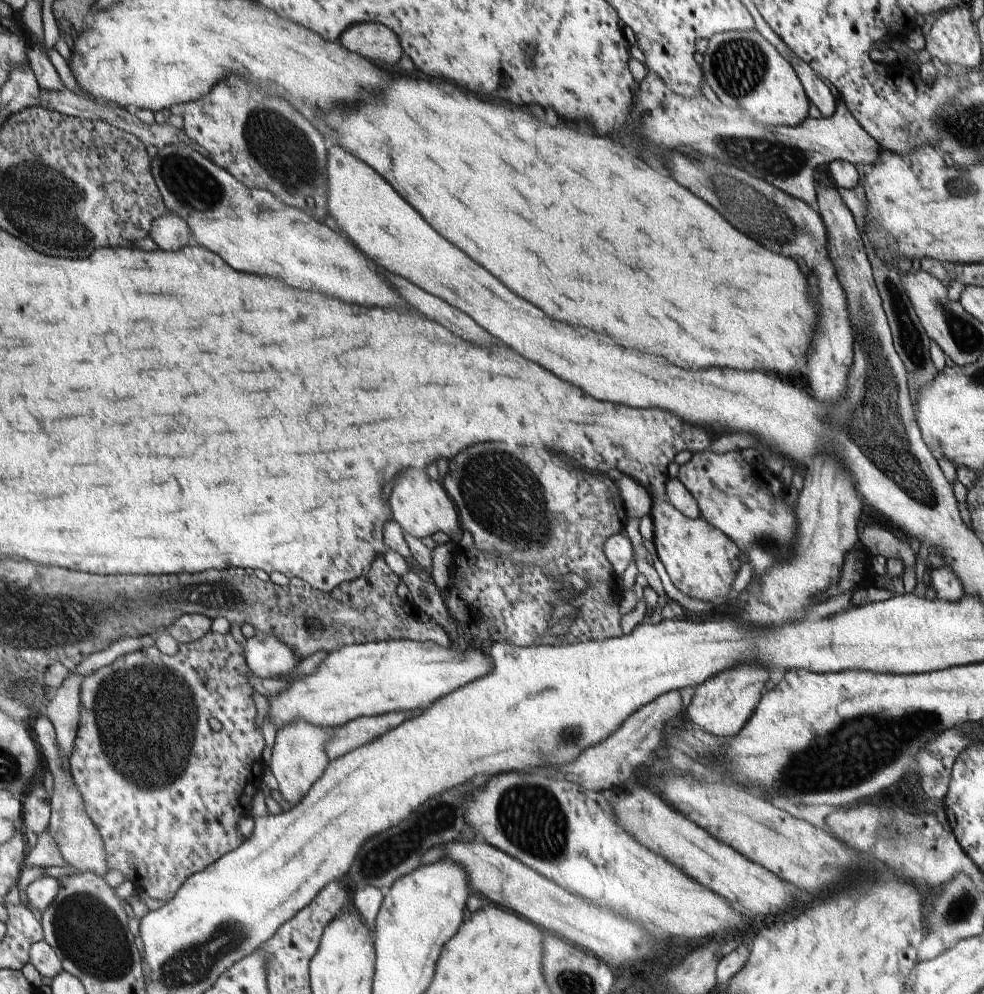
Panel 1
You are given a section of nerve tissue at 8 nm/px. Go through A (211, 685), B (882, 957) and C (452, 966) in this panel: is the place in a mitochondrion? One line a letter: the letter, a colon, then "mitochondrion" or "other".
A: other
B: other
C: other

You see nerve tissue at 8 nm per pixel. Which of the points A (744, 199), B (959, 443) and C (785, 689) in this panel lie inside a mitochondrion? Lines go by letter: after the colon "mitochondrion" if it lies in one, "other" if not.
A: mitochondrion
B: other
C: other

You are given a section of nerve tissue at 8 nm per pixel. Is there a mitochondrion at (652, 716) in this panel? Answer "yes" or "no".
no

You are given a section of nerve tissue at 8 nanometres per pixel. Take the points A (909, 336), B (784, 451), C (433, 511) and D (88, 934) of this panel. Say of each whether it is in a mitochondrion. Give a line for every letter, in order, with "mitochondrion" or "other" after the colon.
A: mitochondrion
B: other
C: other
D: mitochondrion

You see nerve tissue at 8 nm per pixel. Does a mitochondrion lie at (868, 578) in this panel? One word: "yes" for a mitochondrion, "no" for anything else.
no

